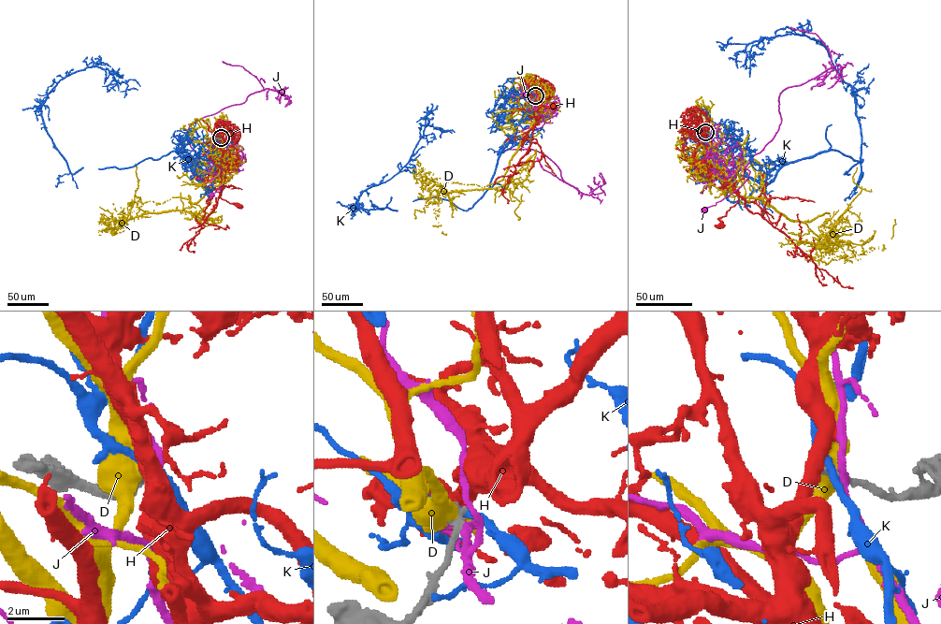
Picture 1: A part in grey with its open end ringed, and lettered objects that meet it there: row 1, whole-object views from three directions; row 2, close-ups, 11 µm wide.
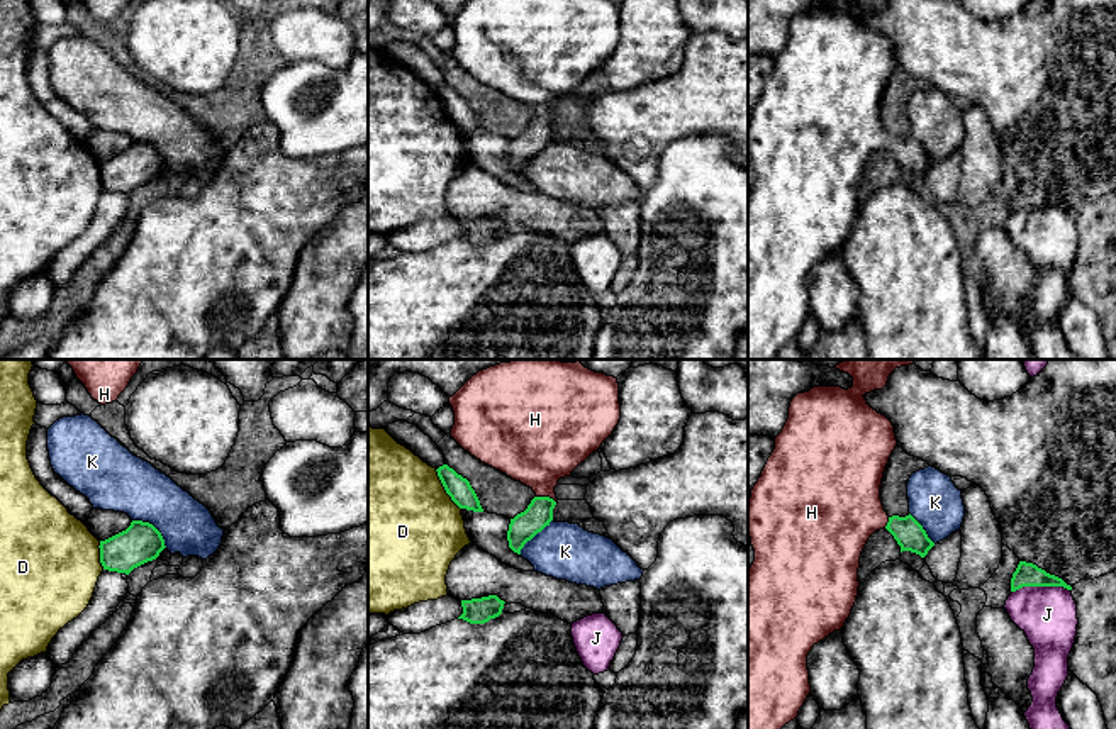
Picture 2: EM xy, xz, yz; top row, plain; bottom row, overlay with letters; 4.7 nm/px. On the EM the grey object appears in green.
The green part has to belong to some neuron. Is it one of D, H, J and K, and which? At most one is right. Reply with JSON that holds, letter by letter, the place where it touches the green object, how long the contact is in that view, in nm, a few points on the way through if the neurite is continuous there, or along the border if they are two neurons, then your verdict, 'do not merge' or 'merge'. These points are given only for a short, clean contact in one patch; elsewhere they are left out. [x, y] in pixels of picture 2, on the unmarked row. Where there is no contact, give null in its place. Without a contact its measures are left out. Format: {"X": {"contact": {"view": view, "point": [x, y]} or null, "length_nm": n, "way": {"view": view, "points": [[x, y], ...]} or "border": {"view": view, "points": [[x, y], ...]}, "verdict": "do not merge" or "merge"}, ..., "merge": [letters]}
{"D": {"contact": {"view": "xz", "point": [445, 109]}, "length_nm": 220, "verdict": "do not merge"}, "H": {"contact": {"view": "xz", "point": [546, 117]}, "length_nm": 100, "way": {"view": "xz", "points": [[524, 146], [540, 131], [546, 117], [536, 66]]}, "verdict": "merge"}, "J": {"contact": {"view": "yz", "point": [1040, 205]}, "length_nm": 280, "border": {"view": "yz", "points": [[1069, 209], [1020, 207], [1013, 212]]}, "verdict": "do not merge"}, "K": {"contact": {"view": "xy", "point": [153, 146]}, "length_nm": 220, "border": {"view": "xy", "points": [[133, 139], [150, 143], [167, 166]]}, "verdict": "do not merge"}, "merge": ["H"]}

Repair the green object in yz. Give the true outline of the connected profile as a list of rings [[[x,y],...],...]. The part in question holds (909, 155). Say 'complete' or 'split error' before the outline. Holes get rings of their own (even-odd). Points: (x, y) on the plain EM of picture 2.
split error | [[[853,0],[853,7],[848,10],[841,7],[814,7],[809,12],[797,14],[790,22],[789,39],[782,53],[775,58],[775,70],[751,110],[751,119],[748,120],[748,156],[751,158],[751,166],[755,170],[755,181],[748,190],[748,359],[775,359],[785,344],[797,339],[801,327],[811,314],[807,275],[814,264],[834,251],[840,251],[850,237],[860,207],[860,176],[868,158],[875,151],[887,149],[901,166],[901,173],[911,171],[921,178],[924,178],[935,166],[923,146],[911,134],[906,137],[889,137],[880,120],[884,92],[897,66],[897,59],[892,42],[873,31],[863,15],[873,10],[882,10],[887,2],[889,0]]]

